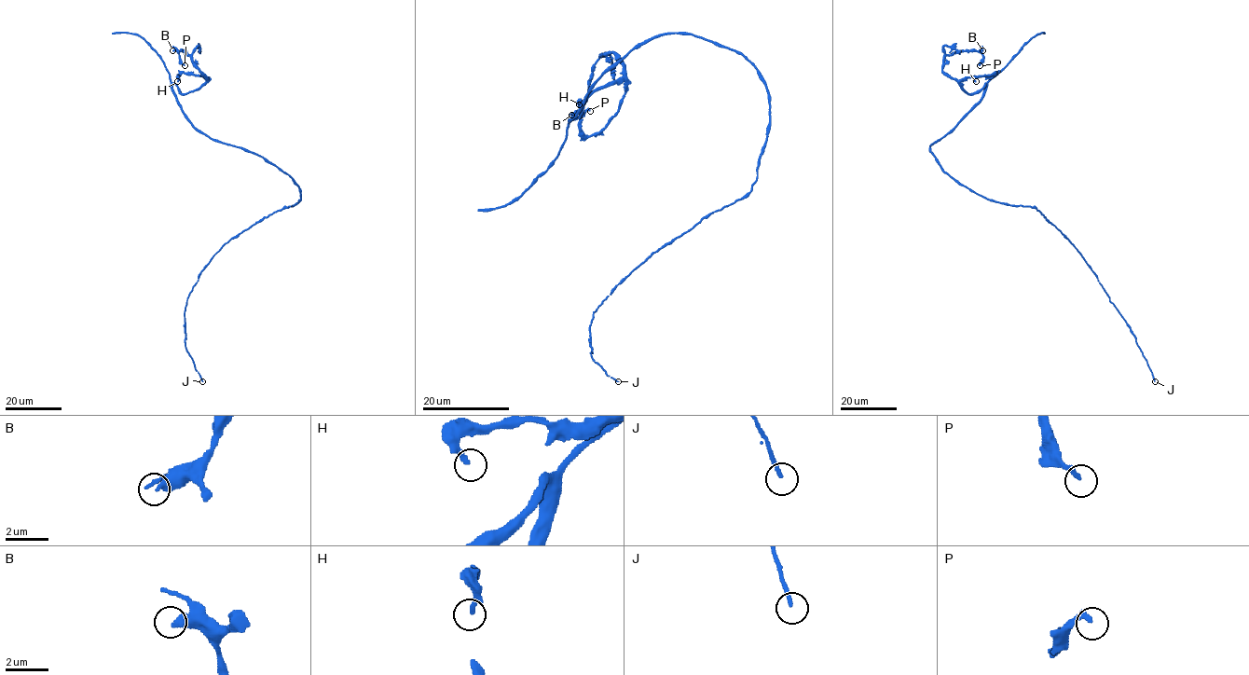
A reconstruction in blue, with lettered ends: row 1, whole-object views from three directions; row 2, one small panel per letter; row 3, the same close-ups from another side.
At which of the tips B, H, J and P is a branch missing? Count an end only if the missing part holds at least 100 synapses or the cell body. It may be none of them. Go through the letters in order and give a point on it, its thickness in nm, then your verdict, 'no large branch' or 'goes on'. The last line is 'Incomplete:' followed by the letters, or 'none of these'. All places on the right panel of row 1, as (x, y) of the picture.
B: at (982, 50); 400 nm thick; no large branch
H: at (976, 81); 220 nm thick; no large branch
J: at (1155, 381); 160 nm thick; no large branch
P: at (980, 65); 200 nm thick; no large branch
Incomplete: none of these

